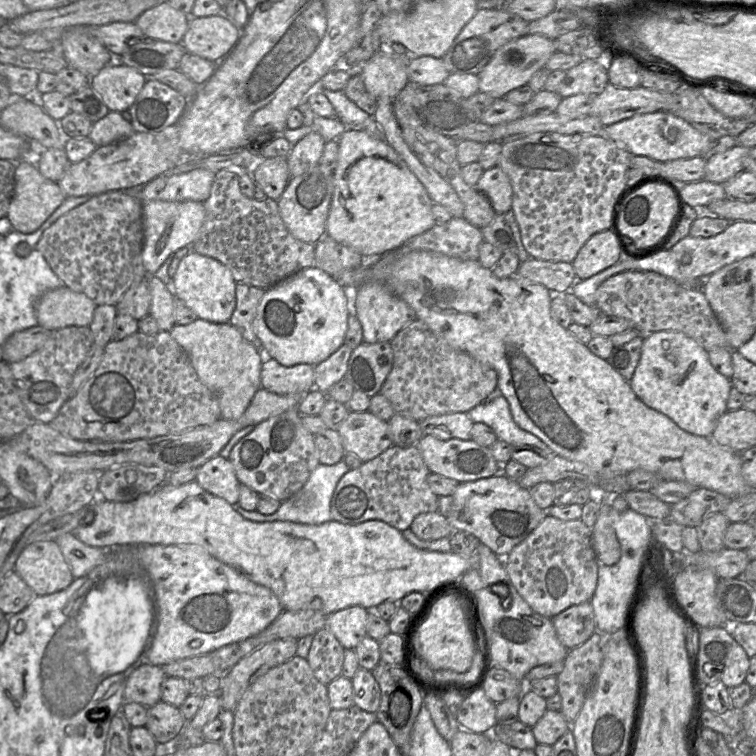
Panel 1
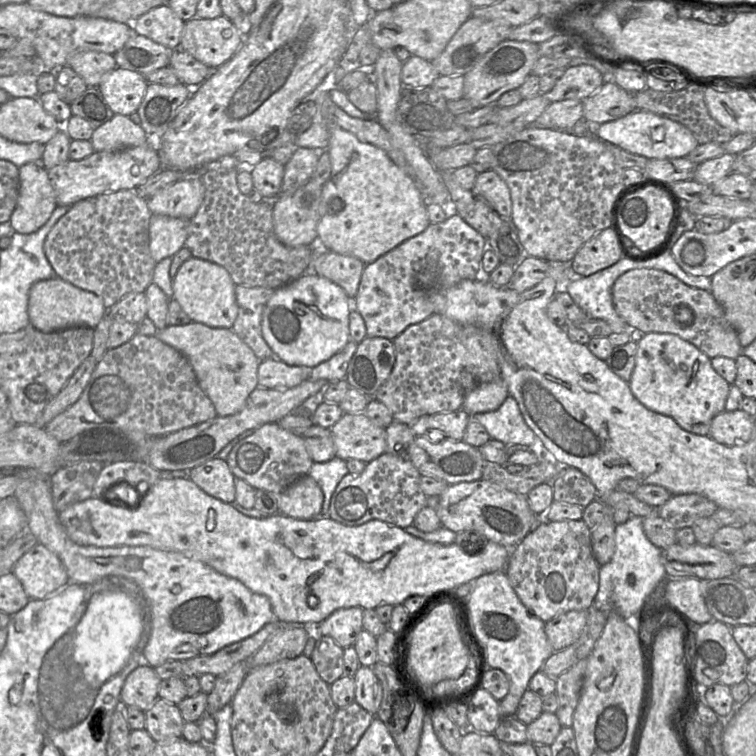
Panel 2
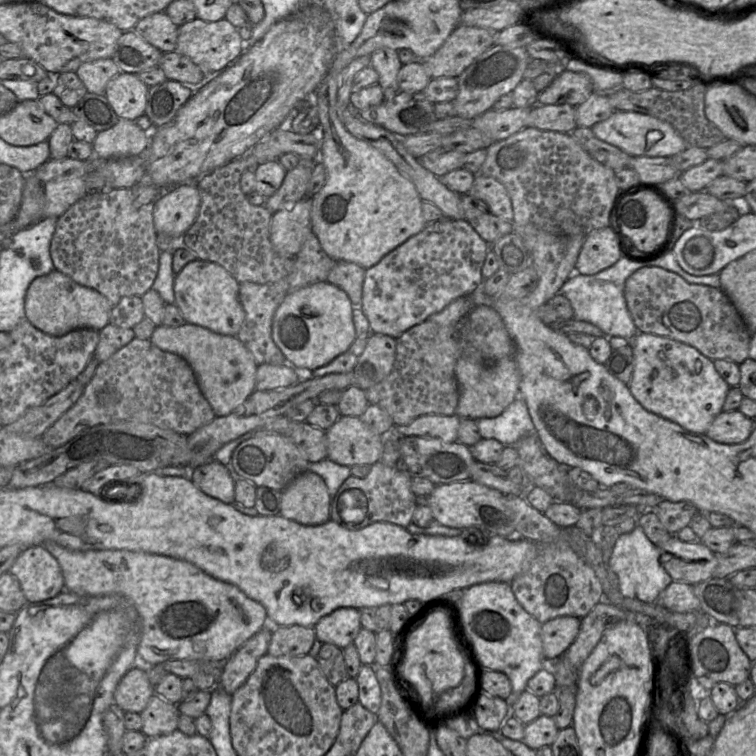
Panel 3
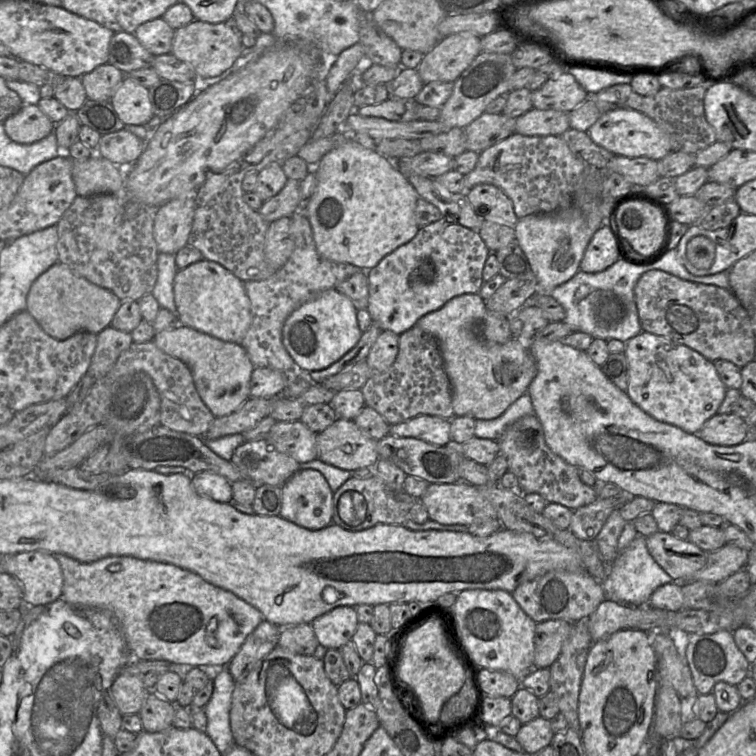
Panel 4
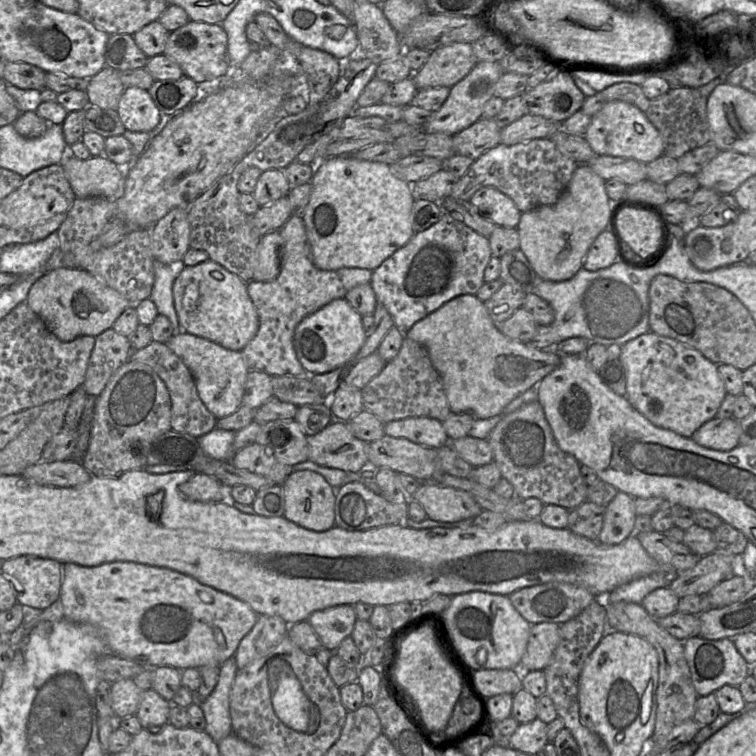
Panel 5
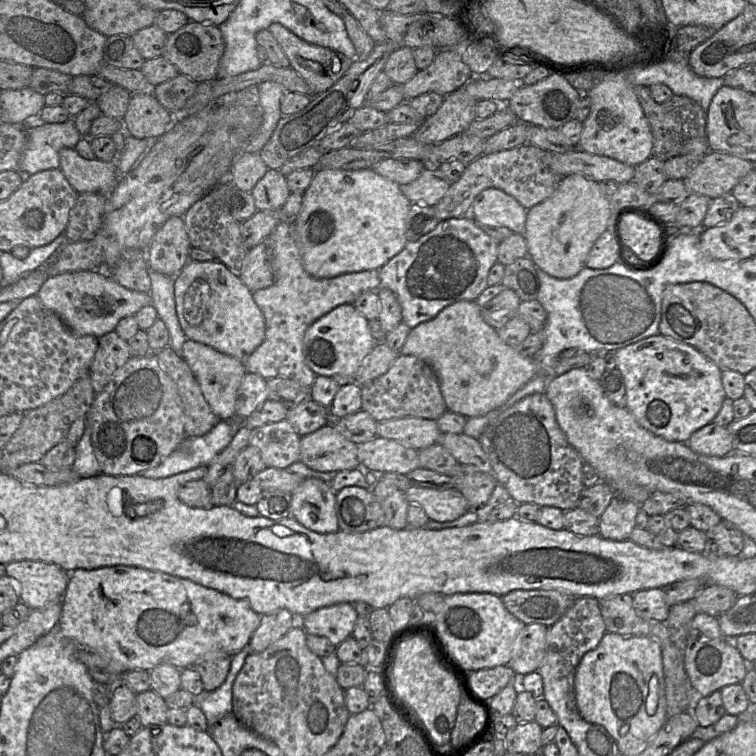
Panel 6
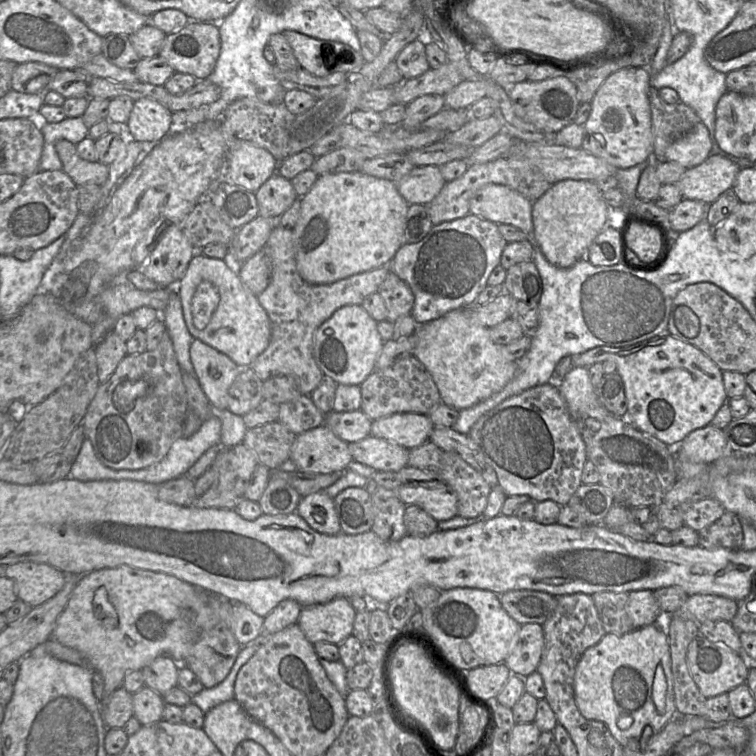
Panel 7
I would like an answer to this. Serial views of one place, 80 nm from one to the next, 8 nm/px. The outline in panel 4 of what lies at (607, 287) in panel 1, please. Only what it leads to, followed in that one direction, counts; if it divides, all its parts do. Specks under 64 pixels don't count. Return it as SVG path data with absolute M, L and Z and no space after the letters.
M653 269L639 278L634 297L642 331L686 345L712 362L726 360L742 368L754 360L752 319L731 290L689 282Z

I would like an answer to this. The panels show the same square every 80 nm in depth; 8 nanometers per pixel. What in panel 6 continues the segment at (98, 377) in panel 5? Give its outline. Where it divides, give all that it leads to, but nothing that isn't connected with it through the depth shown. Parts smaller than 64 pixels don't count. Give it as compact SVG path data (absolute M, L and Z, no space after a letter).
M115 331L98 338L97 350L89 369L91 384L96 394L100 393L113 375L131 357L130 347Z

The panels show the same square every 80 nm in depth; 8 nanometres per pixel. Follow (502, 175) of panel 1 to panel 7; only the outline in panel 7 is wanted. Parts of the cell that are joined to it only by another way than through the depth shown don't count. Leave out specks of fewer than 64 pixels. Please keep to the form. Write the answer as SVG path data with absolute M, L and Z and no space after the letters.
M500 184L483 186L470 202L470 214L496 224L519 228L532 239L533 202L518 191Z

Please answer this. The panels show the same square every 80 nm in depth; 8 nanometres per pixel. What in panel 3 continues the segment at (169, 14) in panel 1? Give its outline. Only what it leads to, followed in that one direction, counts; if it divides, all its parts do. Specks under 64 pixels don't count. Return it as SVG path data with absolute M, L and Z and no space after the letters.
M162 11L144 17L133 30L161 52L166 53L176 50L178 29L179 26Z

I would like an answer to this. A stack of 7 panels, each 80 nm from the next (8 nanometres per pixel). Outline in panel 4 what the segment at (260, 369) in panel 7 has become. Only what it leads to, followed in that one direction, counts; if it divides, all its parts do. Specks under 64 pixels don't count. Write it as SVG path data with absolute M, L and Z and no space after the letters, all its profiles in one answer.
M302 211L291 216L291 235L295 248L288 261L273 276L243 282L250 300L251 325L241 345L255 368L271 368L285 373L297 371L297 365L282 341L286 319L304 303L326 290L336 288L341 282L362 271L358 266L322 257L317 251L310 221Z

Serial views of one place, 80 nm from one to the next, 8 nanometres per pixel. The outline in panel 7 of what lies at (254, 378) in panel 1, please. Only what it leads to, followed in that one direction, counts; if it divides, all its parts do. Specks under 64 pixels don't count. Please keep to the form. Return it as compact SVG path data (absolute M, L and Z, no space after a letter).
M198 339L191 343L190 357L194 375L213 408L227 409L229 389L241 368L227 355Z

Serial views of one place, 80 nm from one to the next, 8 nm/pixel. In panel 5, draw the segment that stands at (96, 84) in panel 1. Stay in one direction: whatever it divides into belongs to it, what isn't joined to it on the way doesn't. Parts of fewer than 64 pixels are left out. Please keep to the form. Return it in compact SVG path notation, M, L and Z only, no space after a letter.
M139 87L124 89L116 111L125 129L132 132L152 132L163 117L148 90Z

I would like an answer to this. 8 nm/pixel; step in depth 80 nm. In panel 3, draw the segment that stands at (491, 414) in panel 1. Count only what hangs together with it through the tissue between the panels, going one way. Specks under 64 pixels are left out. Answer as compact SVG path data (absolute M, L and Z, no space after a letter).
M517 397L500 415L475 419L484 439L496 439L503 445L513 445L520 439L536 433L527 405Z

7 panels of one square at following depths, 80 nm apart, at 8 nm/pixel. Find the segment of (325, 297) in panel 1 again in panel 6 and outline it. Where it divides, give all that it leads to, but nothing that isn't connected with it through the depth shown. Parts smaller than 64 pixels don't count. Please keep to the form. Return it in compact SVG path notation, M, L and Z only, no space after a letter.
M353 304L339 305L319 318L304 335L303 352L307 365L317 375L333 377L341 383L354 382L362 361L377 344L368 321Z

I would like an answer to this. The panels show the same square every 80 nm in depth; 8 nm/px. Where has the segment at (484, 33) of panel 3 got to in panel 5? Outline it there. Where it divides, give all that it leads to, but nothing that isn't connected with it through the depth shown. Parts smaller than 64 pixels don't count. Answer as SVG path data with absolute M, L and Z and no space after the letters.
M451 43L431 51L427 62L412 77L418 90L440 86L451 88L468 75L476 62L471 43Z

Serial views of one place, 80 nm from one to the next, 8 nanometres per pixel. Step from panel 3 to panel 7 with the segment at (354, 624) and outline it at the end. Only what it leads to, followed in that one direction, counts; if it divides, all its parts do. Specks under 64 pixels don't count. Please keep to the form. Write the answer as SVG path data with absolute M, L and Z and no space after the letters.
M339 596L327 603L304 606L298 619L298 625L313 644L318 641L340 644L353 633L356 613L349 598Z

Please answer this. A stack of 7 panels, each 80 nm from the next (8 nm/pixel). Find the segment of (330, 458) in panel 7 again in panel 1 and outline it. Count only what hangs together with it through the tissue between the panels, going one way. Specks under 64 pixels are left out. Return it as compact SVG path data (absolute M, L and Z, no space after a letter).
M350 411L336 429L341 436L345 452L355 454L363 463L374 459L393 445L388 422L376 417L369 411Z

